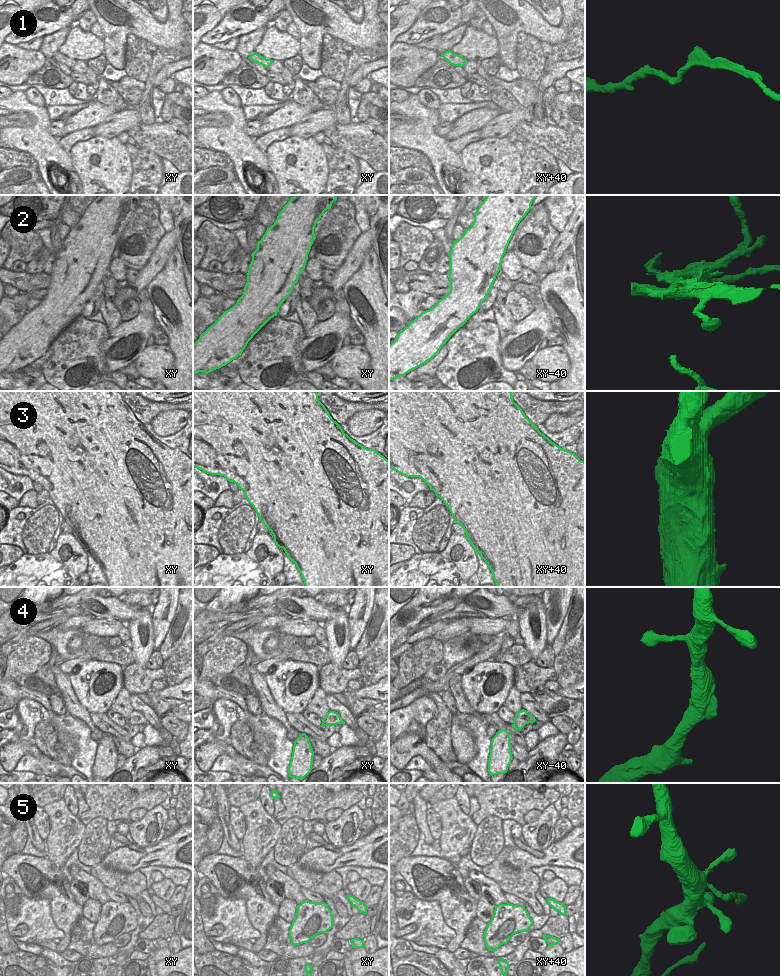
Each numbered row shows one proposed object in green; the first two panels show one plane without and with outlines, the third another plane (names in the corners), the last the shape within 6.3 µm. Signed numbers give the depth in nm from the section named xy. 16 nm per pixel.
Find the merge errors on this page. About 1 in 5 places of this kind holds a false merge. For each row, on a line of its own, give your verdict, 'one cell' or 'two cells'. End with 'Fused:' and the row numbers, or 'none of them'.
1: one cell
2: two cells
3: two cells
4: one cell
5: one cell
Fused: 2, 3

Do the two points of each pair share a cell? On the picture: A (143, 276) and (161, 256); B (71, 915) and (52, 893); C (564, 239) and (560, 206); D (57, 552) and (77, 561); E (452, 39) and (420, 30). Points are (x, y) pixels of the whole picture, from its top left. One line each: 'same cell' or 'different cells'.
A: same cell
B: same cell
C: different cells
D: same cell
E: different cells

